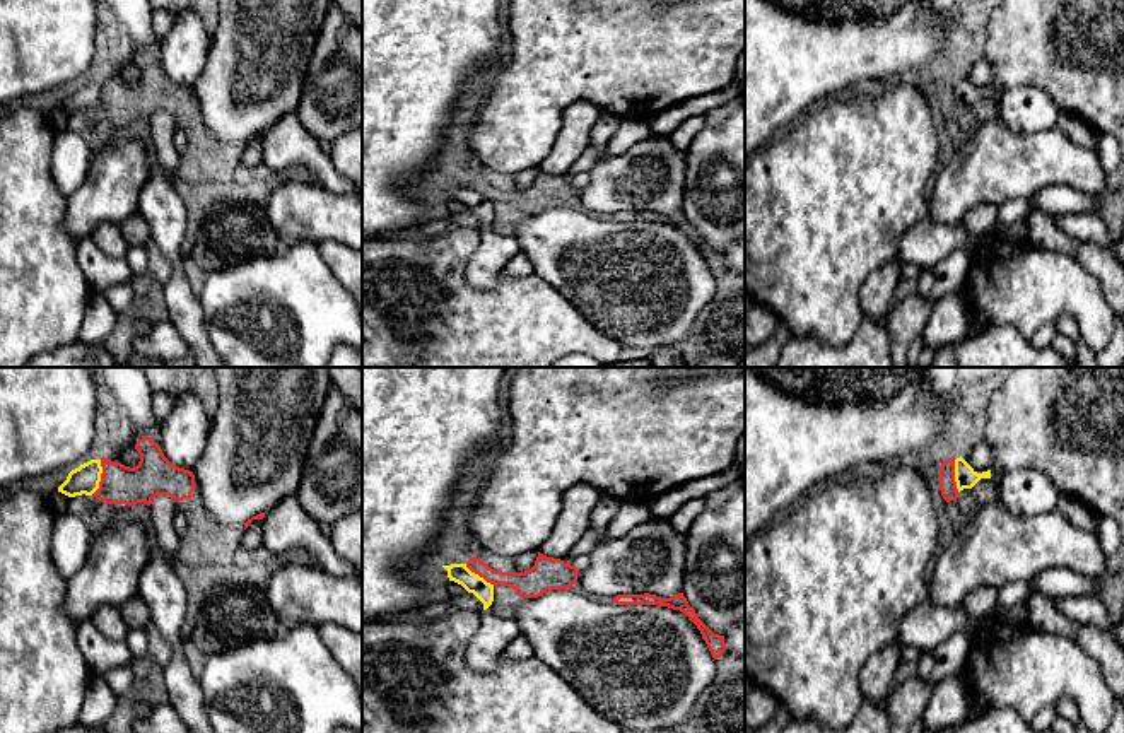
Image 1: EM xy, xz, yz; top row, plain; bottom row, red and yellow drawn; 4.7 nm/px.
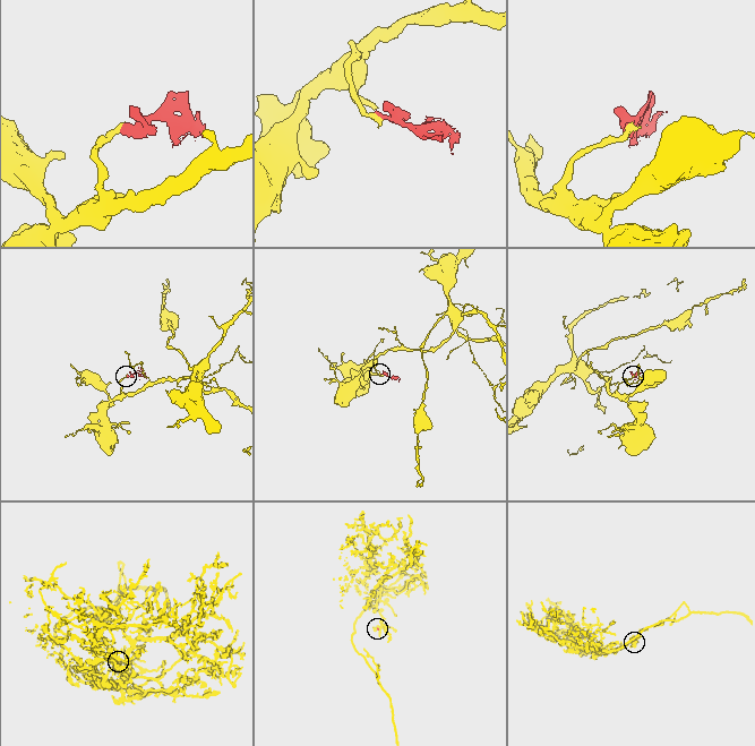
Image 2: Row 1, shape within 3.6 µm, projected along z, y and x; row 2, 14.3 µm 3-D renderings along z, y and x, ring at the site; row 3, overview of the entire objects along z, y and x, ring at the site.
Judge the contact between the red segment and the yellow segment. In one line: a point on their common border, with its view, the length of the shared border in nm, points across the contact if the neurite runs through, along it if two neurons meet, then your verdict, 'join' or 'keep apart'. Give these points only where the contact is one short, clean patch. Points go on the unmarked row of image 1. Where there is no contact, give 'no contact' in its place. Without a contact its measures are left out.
meets red in xy at (101, 94); contact 170 nm long; border along xy (101, 77), (101, 98), (93, 110); keep apart

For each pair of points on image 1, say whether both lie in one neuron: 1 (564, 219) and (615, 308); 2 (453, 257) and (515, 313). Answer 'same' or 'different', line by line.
1: same
2: same

